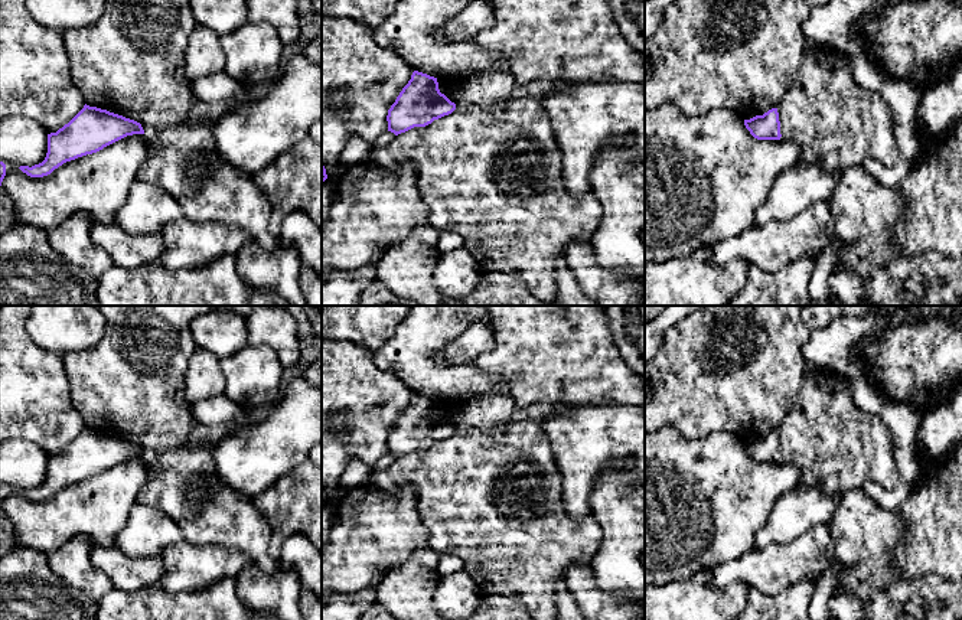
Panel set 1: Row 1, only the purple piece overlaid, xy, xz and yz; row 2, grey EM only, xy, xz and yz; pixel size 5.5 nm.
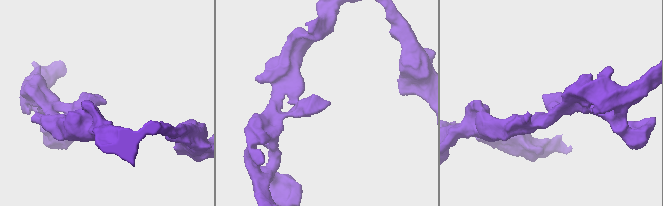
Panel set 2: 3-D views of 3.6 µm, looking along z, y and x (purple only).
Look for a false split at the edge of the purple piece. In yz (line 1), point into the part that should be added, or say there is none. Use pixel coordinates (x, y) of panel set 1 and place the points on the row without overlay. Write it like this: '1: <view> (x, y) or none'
1: none

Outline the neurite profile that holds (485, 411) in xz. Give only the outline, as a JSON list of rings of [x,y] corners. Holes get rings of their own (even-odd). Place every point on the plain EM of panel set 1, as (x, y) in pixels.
[[[487,392],[463,402],[437,401],[438,412],[456,430],[492,430],[512,421],[515,401],[508,394]]]

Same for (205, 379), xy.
[[[198,347],[186,372],[186,401],[189,404],[215,398],[225,392],[225,378],[219,358]]]

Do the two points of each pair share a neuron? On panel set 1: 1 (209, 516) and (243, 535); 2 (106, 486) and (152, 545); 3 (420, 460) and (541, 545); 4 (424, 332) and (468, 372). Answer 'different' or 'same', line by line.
1: same
2: different
3: same
4: same

